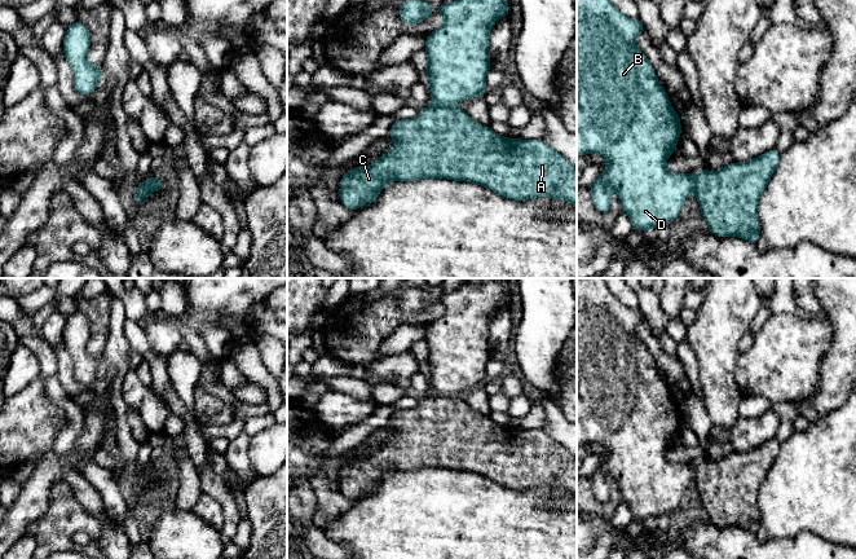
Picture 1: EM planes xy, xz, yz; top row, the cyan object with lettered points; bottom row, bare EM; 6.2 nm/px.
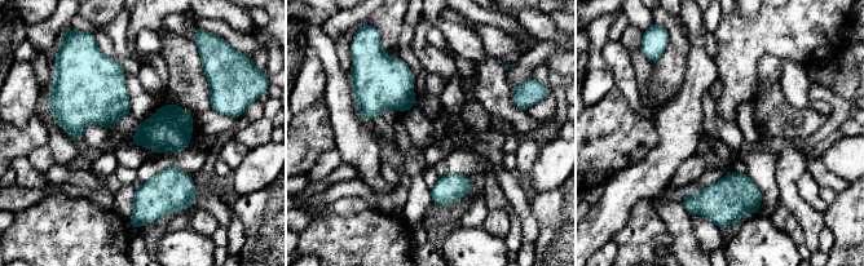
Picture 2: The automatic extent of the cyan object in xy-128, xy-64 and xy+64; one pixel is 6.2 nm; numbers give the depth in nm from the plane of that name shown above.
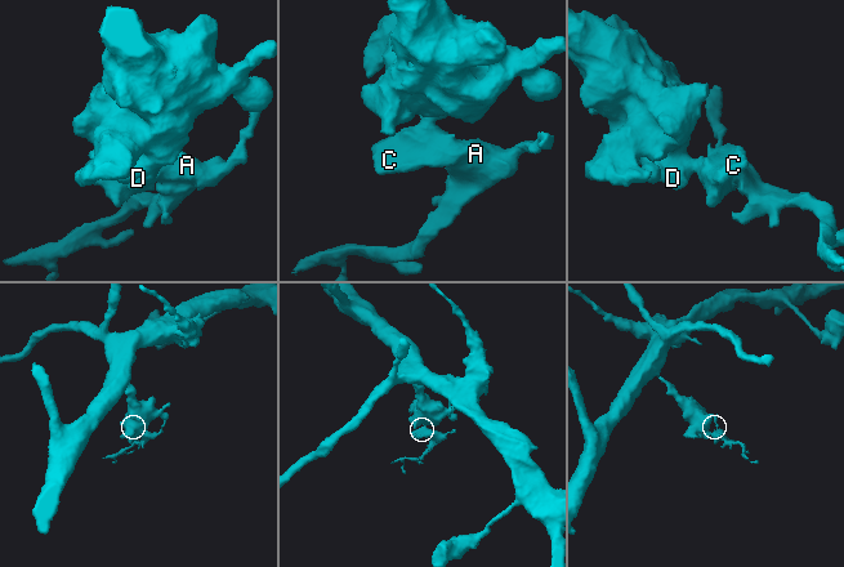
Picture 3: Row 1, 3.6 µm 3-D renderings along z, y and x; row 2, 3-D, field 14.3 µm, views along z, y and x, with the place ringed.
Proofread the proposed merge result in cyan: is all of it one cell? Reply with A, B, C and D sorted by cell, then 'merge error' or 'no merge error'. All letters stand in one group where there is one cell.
A C / B D; merge error

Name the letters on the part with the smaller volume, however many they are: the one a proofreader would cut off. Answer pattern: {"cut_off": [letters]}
{"cut_off": ["A", "C"]}

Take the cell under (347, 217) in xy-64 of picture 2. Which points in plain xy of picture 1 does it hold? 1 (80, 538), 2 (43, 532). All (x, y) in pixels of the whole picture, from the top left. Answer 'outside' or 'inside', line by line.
1: outside
2: inside

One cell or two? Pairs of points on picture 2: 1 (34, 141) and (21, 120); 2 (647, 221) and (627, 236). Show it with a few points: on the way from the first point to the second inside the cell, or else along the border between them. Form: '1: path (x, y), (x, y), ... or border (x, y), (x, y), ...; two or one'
1: border (35, 112), (23, 128), (13, 127); two
2: path (642, 226), (633, 235); one

